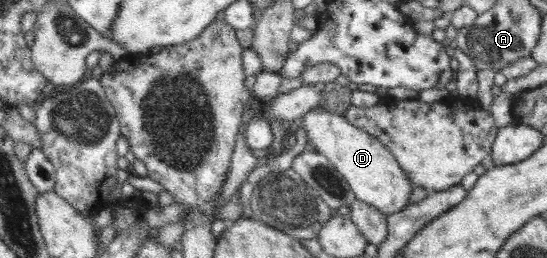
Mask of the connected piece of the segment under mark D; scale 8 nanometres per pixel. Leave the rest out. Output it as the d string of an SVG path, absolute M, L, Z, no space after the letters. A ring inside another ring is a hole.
M309 111L300 118L300 127L307 133L308 144L324 155L333 167L347 180L356 200L375 207L380 213L391 215L408 207L414 186L395 156L373 135L349 123L341 115L329 111Z

